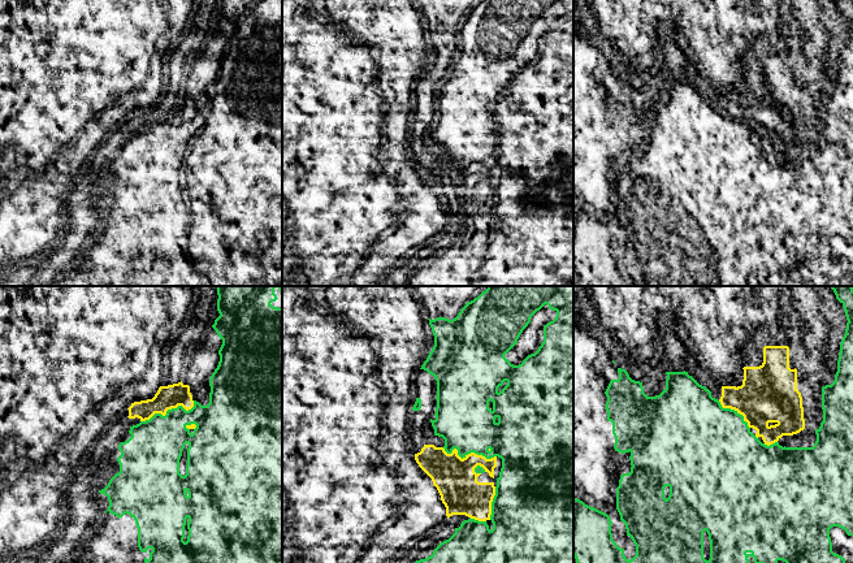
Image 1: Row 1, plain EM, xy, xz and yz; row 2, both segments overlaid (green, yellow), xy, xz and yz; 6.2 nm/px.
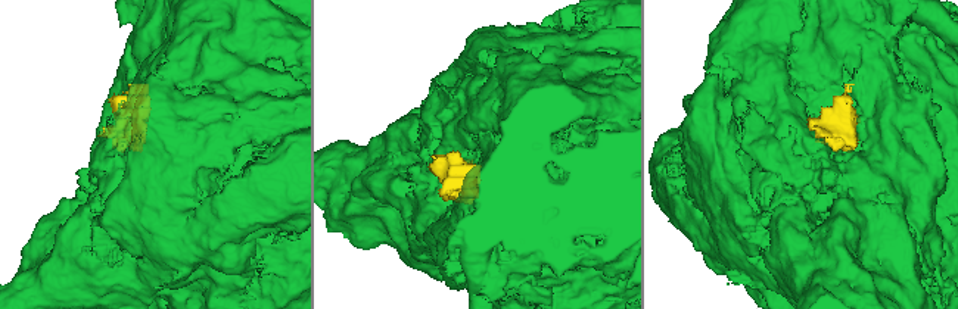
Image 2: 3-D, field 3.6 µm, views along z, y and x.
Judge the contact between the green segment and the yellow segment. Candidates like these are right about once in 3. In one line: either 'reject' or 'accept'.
accept

